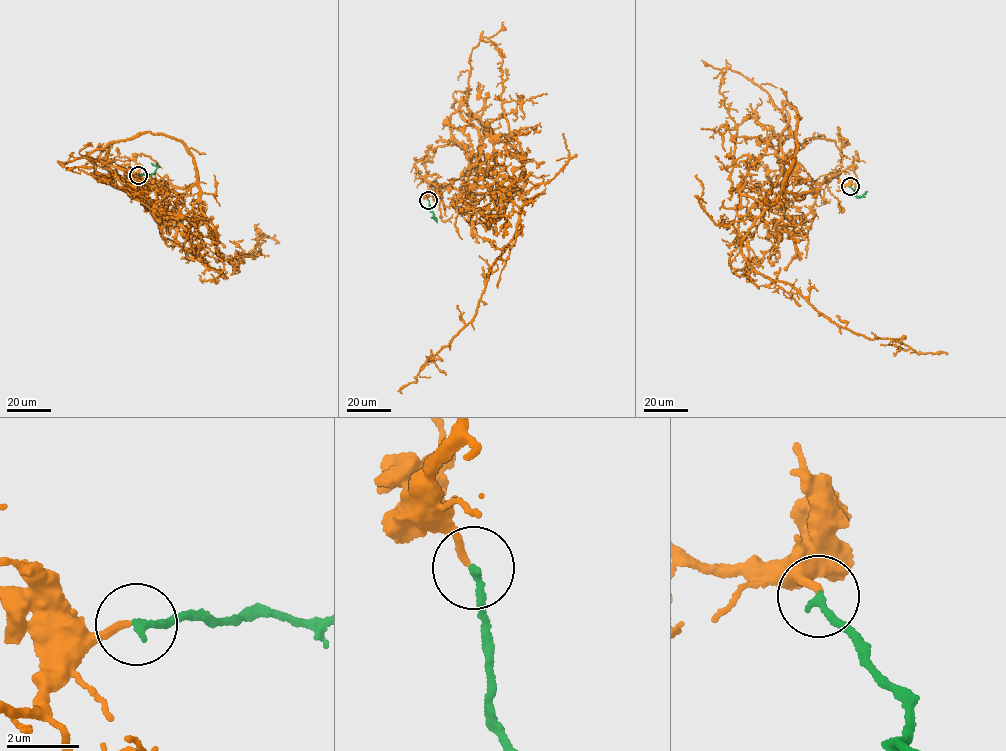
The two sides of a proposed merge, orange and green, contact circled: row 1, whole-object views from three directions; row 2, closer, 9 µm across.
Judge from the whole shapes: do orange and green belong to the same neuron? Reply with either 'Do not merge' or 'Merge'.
Merge

